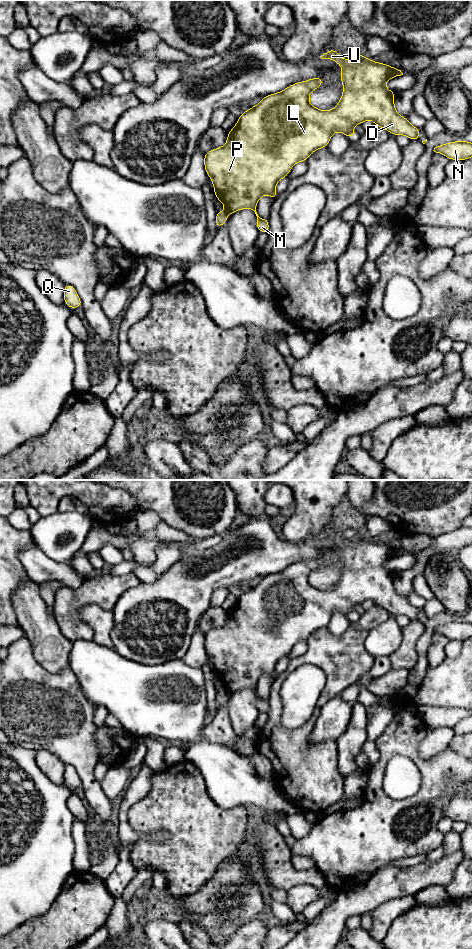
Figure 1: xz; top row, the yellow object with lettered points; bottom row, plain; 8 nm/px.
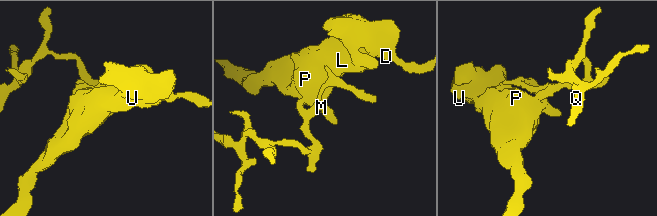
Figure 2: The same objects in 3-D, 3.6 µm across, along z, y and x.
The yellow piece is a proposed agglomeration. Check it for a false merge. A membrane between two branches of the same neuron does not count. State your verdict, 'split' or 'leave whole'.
split

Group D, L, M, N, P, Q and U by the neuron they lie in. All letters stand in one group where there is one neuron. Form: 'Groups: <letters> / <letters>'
Groups: D L M N P U / Q

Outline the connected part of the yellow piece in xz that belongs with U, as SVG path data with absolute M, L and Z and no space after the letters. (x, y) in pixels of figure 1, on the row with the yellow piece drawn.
M329 49L320 58L334 60L343 67L339 80L344 86L343 93L333 109L323 111L309 102L310 93L324 84L321 77L289 85L280 92L263 97L256 106L247 109L228 131L226 144L204 154L204 167L213 183L215 197L224 204L228 214L246 208L253 210L259 232L269 231L269 219L260 218L256 212L259 199L269 195L274 200L278 196L275 191L277 183L289 174L296 163L306 161L314 151L327 147L334 132L353 138L356 124L372 120L376 126L393 135L405 135L410 141L420 141L420 129L397 113L395 92L385 87L388 80L403 75L401 70L366 59L363 53L353 59L343 59L339 50Z

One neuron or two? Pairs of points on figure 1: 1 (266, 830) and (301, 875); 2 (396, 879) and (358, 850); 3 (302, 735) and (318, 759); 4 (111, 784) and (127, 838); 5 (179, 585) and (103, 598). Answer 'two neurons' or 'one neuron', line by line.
1: one neuron
2: two neurons
3: one neuron
4: two neurons
5: two neurons

